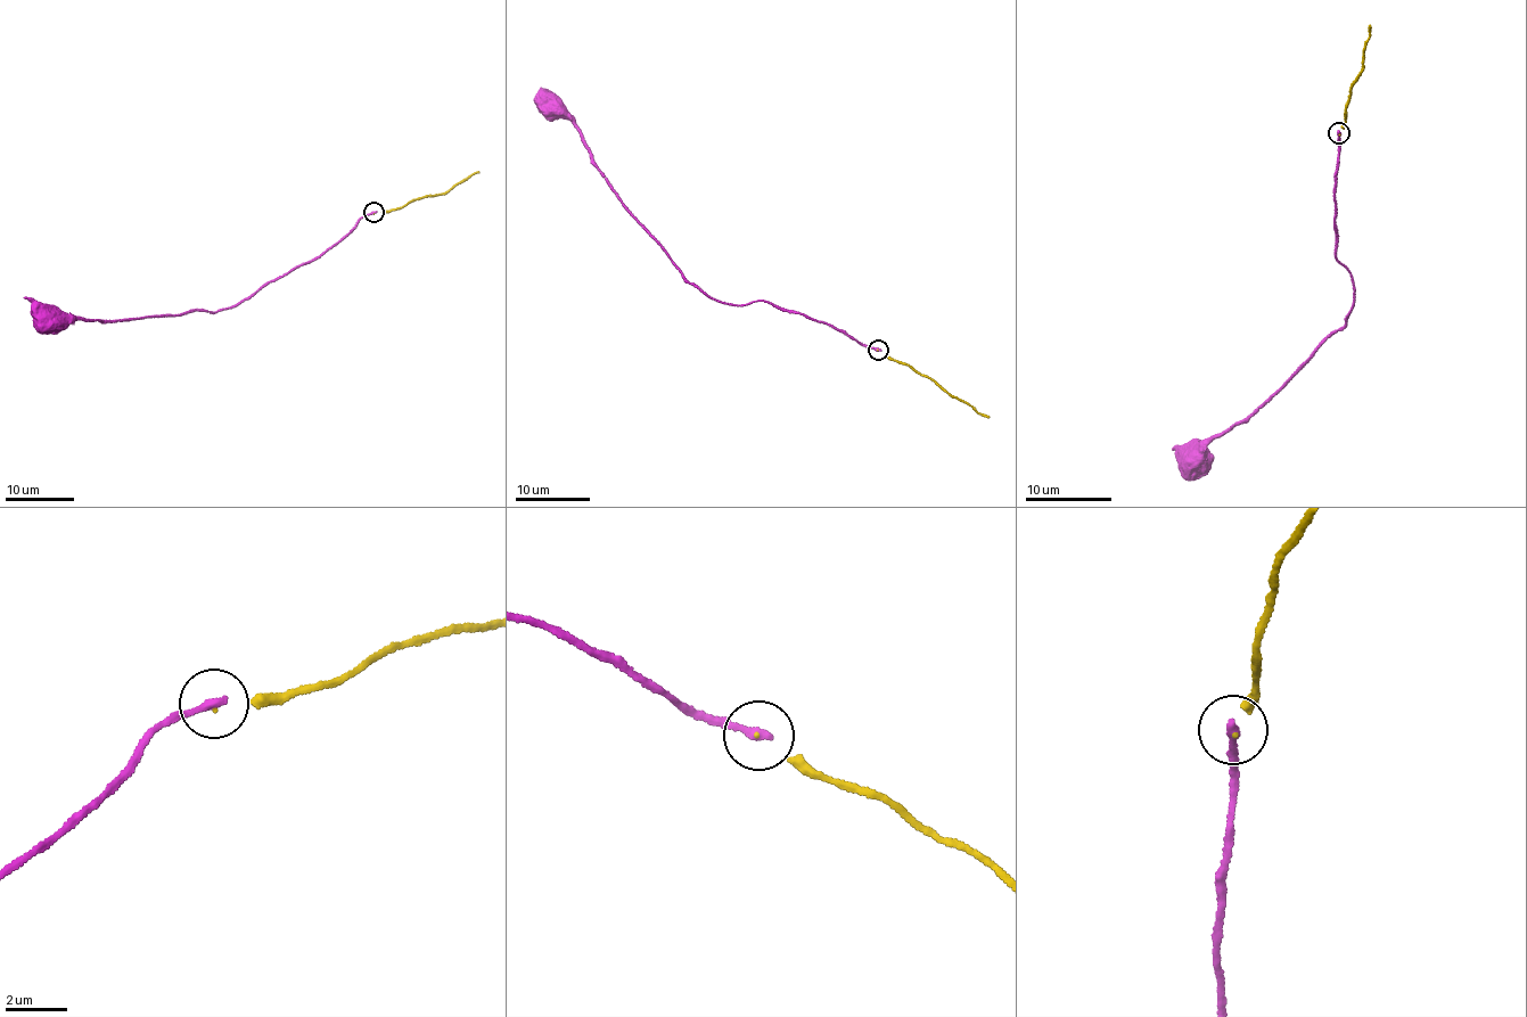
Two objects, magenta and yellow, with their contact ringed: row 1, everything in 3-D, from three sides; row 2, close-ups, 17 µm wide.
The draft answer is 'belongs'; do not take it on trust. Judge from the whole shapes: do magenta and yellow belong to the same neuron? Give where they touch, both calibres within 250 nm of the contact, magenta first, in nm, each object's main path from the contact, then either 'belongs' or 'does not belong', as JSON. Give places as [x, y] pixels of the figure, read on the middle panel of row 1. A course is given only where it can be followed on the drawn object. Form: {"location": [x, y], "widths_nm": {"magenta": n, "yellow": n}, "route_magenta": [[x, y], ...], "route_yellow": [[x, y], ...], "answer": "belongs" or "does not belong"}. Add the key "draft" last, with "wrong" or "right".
{"location": [878, 350], "widths_nm": {"magenta": 280, "yellow": 50}, "route_magenta": [[878, 349], [765, 302], [719, 302], [696, 287], [622, 202], [582, 131], [566, 117], [551, 119], [543, 107]], "route_yellow": [[878, 349], [884, 355], [934, 378], [988, 417]], "answer": "does not belong", "draft": "wrong"}

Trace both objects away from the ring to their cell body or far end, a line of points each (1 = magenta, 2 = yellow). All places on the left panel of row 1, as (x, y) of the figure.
1: (374, 213), (363, 216), (352, 230), (314, 259), (224, 309), (104, 321), (73, 316), (43, 324)
2: (374, 213), (386, 212), (427, 195), (442, 194), (478, 171)

